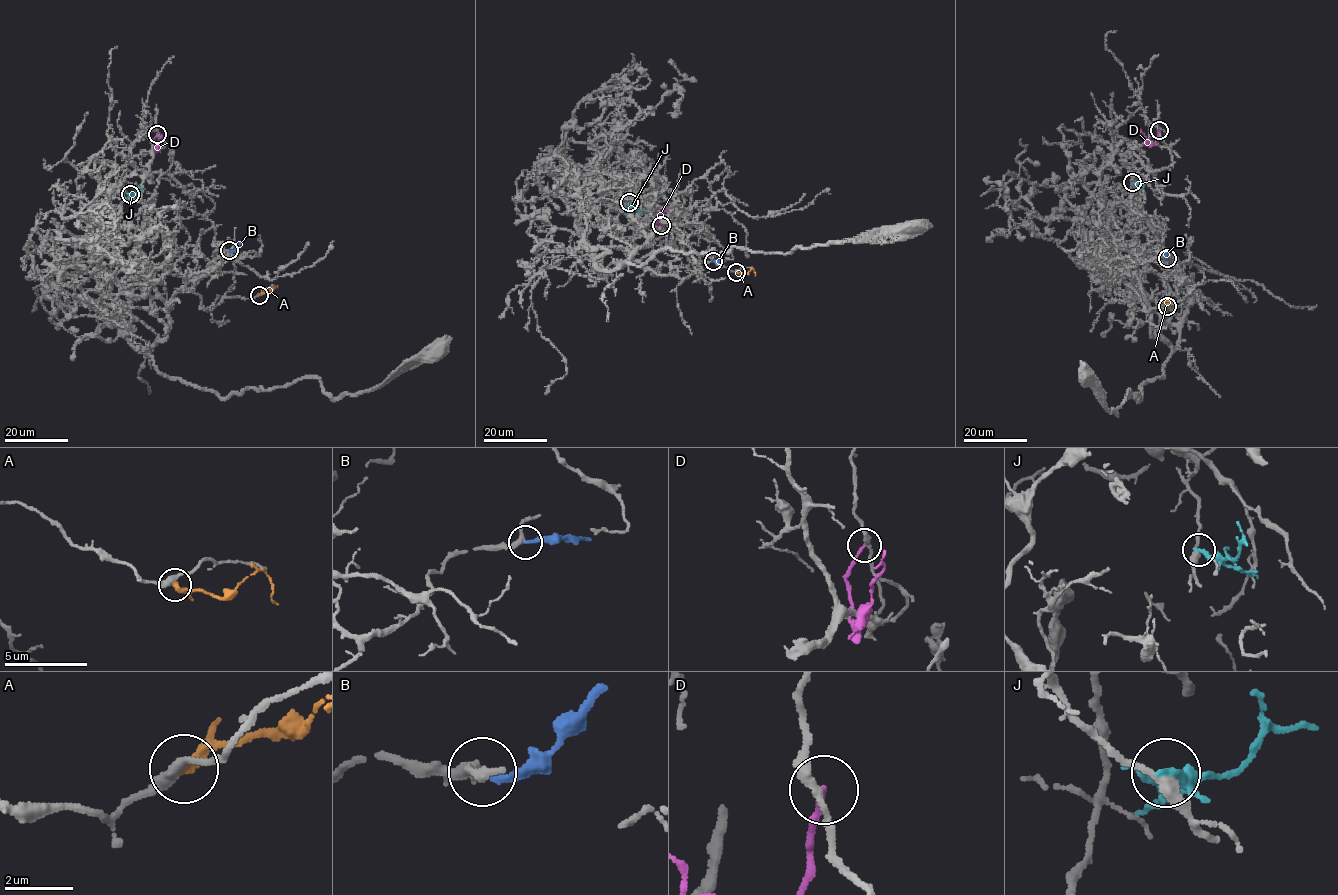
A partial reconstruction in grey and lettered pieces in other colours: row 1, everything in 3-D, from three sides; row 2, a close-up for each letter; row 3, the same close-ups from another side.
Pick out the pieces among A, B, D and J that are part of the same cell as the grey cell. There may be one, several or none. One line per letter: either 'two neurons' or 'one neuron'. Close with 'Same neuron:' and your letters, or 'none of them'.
A: two neurons
B: two neurons
D: two neurons
J: two neurons
Same neuron: none of them

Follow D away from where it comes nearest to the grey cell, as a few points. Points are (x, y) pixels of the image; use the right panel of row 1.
D: (1159, 130), (1157, 139), (1149, 144), (1140, 129)

